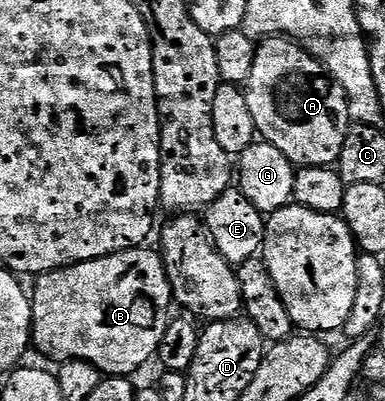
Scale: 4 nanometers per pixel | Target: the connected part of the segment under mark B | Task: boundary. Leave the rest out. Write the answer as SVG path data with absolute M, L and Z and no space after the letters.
M142 245L133 247L130 251L120 251L107 257L99 257L95 261L83 261L70 267L61 267L58 271L48 271L45 275L36 276L37 288L32 288L31 298L33 300L33 338L31 340L34 348L38 347L45 355L50 355L56 361L66 359L82 359L91 365L95 365L106 376L109 377L129 377L137 371L149 358L156 356L161 350L165 334L171 322L169 310L175 307L175 296L173 286L169 283L169 275L165 271L164 258L156 250L148 251L148 246Z

